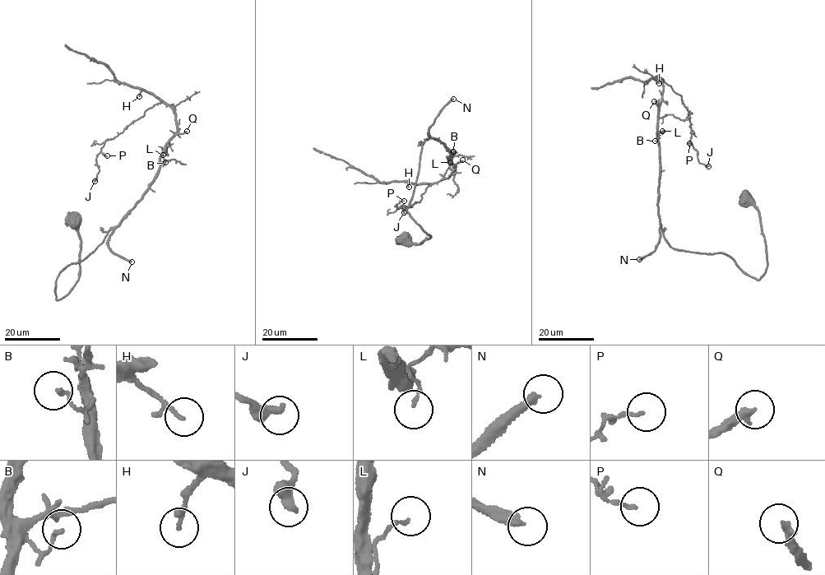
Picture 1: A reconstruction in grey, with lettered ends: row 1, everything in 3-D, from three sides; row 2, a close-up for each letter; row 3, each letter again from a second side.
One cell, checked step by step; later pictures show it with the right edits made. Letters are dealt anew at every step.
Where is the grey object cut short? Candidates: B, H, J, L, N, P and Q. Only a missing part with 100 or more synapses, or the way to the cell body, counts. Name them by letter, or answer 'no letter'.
N, Q

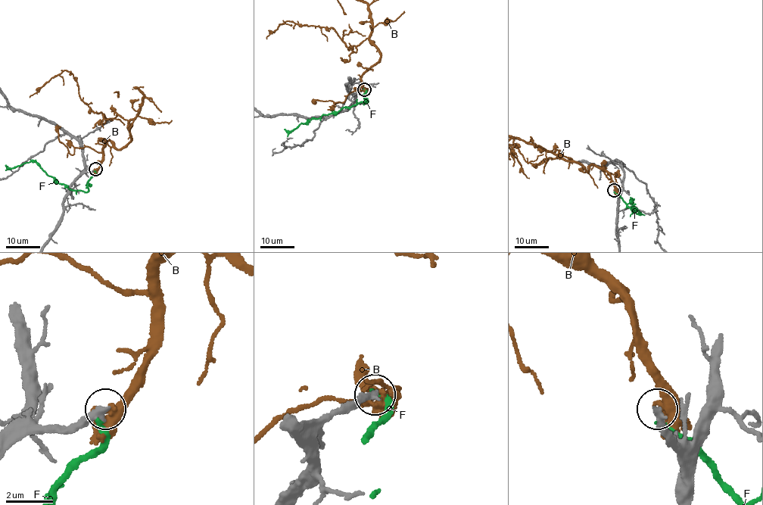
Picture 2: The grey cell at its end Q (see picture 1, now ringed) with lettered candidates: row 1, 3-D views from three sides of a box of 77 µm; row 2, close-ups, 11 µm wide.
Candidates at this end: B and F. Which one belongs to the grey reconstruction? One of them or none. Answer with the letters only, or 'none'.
none

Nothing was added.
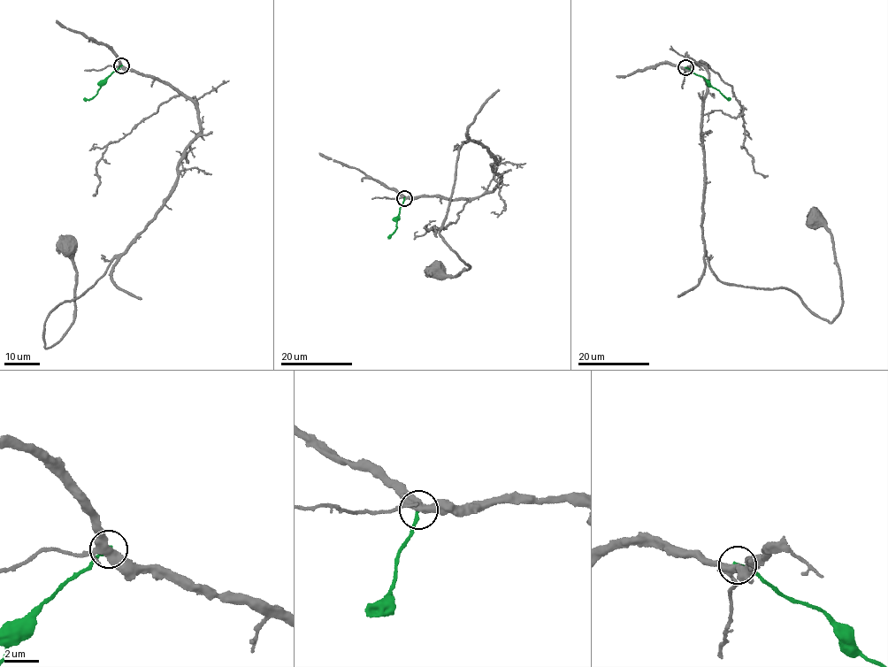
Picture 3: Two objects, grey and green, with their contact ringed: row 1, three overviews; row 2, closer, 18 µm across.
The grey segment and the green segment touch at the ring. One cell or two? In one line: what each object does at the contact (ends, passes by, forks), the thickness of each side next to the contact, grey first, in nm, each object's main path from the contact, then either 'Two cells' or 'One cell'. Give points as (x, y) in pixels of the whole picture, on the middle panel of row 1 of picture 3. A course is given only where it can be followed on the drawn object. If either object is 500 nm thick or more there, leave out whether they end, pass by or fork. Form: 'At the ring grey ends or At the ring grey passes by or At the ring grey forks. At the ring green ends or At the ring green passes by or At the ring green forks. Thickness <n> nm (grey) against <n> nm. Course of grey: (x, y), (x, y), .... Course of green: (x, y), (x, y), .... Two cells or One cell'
At the ring grey forks. At the ring green ends. Thickness 400 nm (grey) against 200 nm. Course of grey: (404, 197), (493, 190), (497, 157), (477, 140), (457, 150), (439, 233), (470, 266), (455, 278), (436, 270). Course of green: (404, 197), (395, 220), (397, 227), (387, 238). Two cells

